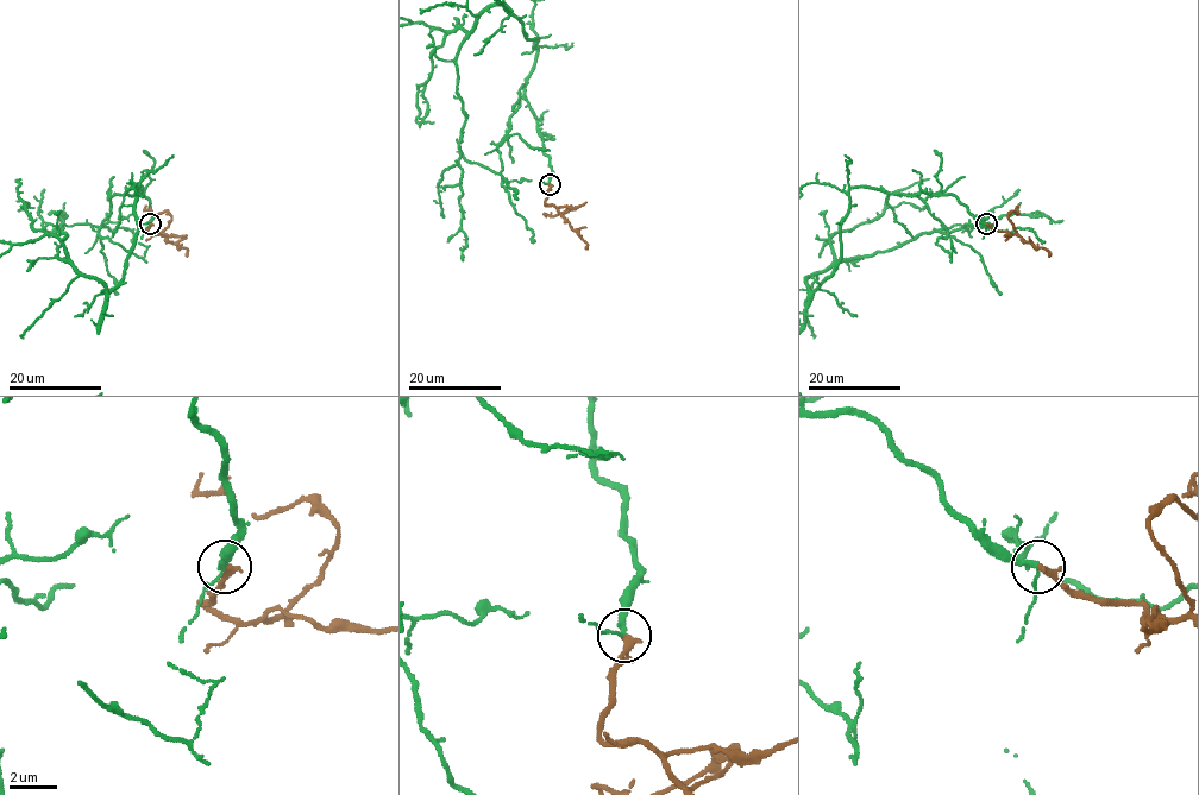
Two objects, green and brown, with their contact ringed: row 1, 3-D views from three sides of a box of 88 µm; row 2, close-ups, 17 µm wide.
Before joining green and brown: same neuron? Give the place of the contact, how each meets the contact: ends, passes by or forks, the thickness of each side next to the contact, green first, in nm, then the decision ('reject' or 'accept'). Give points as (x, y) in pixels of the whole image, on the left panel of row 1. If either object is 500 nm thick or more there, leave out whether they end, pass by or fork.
at (150, 224); green passes by; brown ends there; 190 nm thick on the green side, 360 nm on the other; accept

